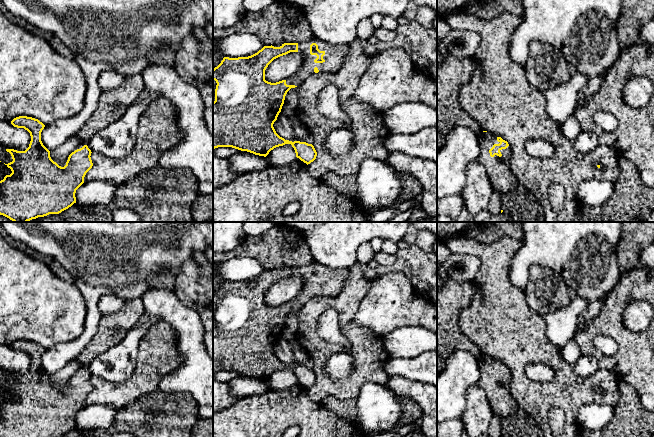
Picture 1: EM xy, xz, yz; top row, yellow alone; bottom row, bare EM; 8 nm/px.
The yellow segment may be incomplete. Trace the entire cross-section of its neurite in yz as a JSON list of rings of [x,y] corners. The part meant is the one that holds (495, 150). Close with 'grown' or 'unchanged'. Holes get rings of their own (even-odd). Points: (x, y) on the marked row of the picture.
[[[483,131],[478,161],[486,169],[492,190],[501,196],[501,214],[509,222],[545,222],[537,198],[522,185],[511,169],[511,149],[501,137]]]; grown

